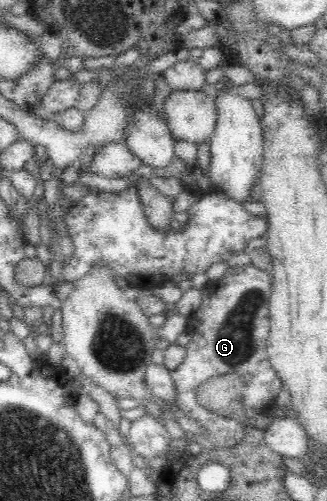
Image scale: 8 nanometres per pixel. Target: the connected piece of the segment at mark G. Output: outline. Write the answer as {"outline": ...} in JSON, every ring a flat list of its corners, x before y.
{"outline":[[253,264,230,267,220,280,211,280,209,284,202,288,202,305,188,316,188,325,186,333,190,335,190,344,186,346,187,354,184,363,171,371,176,390,177,405,186,413,190,414,192,419,198,419,202,429,208,433,205,439,206,445,213,446,225,445,231,447,238,443,244,436,244,429,237,425,225,422,222,418,213,412,210,412,204,405,198,402,196,392,197,388,208,381,209,378,220,376,222,374,237,372,245,382,246,388,242,390,243,407,249,425,255,426,255,421,259,415,268,411,274,406,274,402,284,388,282,379,270,365,269,355,267,354,267,342,270,334,269,320,269,299,271,294,272,278,270,274,259,270]]}

